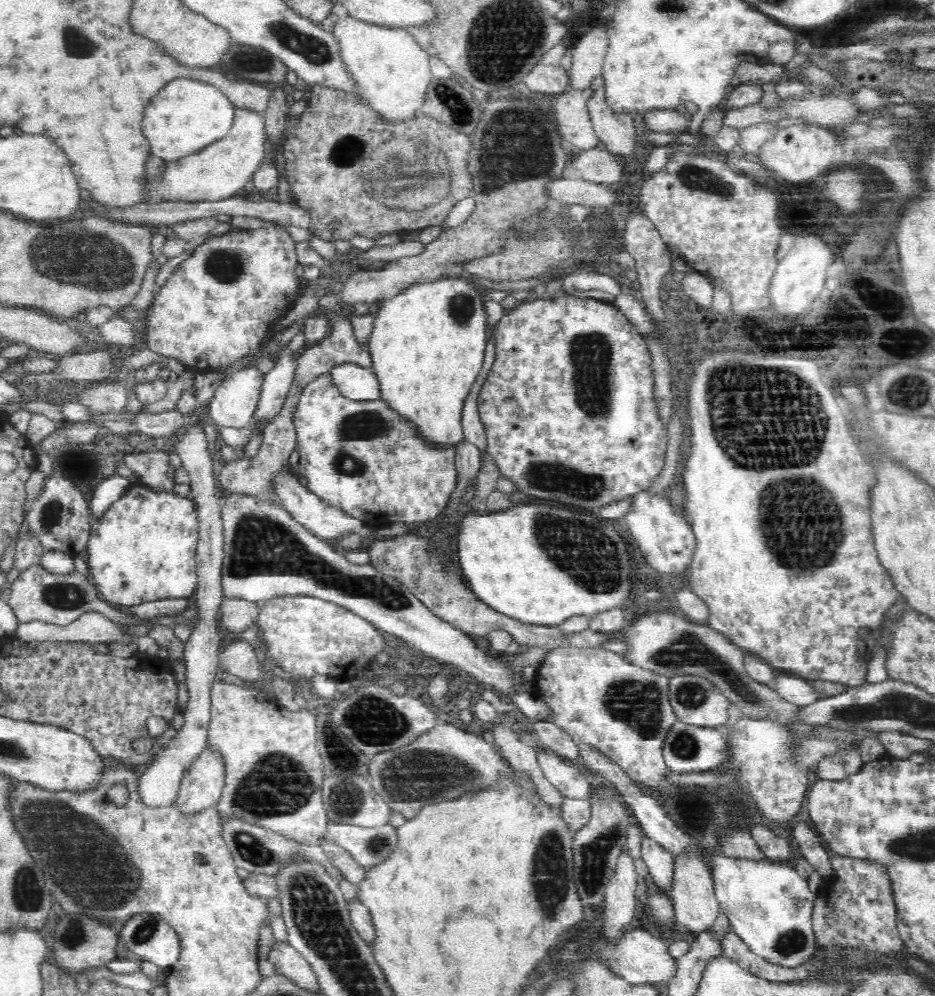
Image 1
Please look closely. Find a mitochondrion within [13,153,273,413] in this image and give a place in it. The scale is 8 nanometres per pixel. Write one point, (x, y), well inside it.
(93, 260)

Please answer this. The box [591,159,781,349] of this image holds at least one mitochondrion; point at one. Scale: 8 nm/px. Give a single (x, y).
(692, 176)

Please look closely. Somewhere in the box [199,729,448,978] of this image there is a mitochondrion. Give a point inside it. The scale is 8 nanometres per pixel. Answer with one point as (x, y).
(277, 784)

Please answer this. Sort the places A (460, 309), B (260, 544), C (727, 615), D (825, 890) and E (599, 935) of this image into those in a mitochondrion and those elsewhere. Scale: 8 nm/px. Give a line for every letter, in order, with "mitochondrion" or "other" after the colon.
A: mitochondrion
B: mitochondrion
C: other
D: other
E: other

